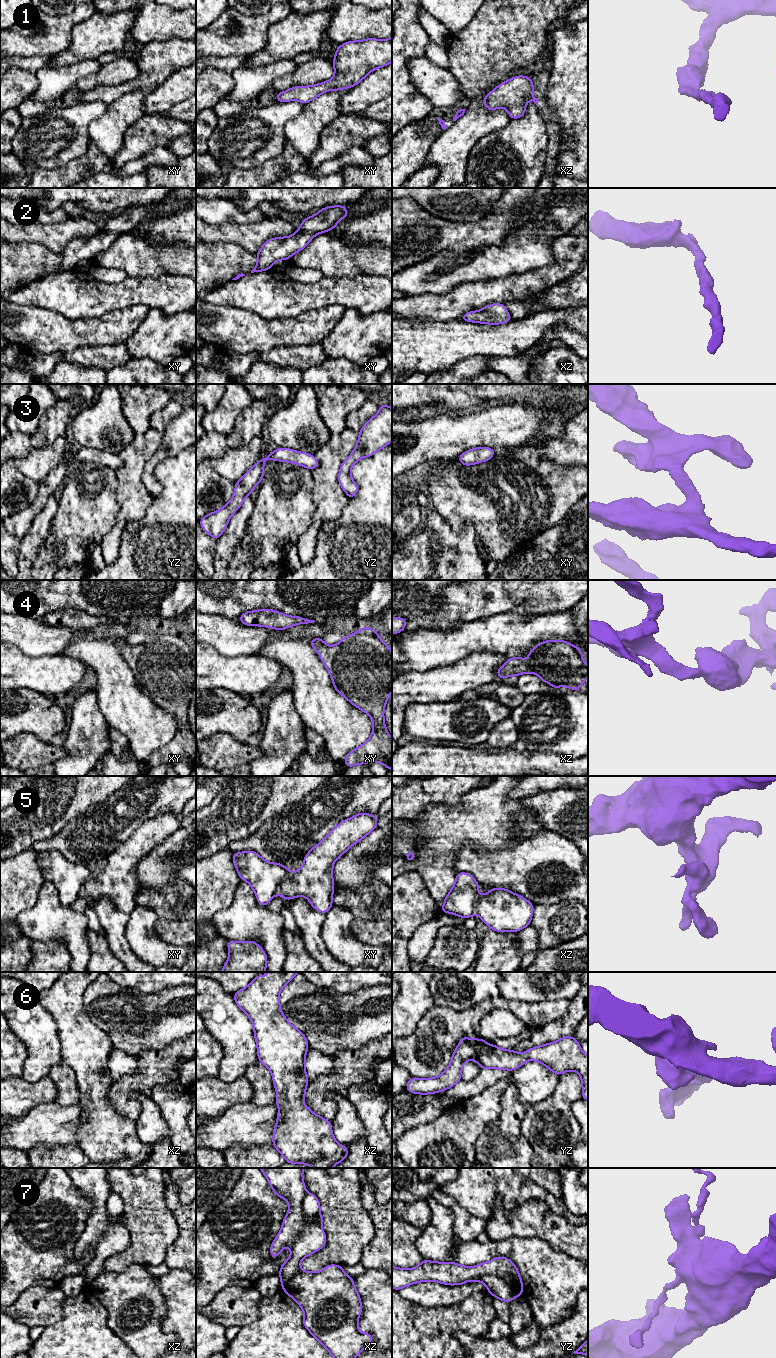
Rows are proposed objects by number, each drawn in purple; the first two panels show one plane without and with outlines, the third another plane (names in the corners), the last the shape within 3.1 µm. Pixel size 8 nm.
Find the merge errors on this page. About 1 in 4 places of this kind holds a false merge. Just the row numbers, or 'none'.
5, 7

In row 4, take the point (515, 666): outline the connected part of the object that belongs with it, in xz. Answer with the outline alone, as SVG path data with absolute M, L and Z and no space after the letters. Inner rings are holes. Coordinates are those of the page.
M546 640L527 654L527 661L522 657L508 658L496 672L499 679L533 673L555 690L560 686L580 690L588 678L588 666L583 660L581 649L567 641Z

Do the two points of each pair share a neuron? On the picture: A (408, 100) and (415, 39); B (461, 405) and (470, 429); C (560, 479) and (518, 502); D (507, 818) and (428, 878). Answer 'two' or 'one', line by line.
A: one
B: two
C: one
D: one

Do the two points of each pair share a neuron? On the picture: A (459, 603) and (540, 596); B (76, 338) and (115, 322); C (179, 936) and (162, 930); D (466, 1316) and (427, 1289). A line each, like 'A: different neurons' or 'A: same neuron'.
A: same neuron
B: same neuron
C: same neuron
D: different neurons

